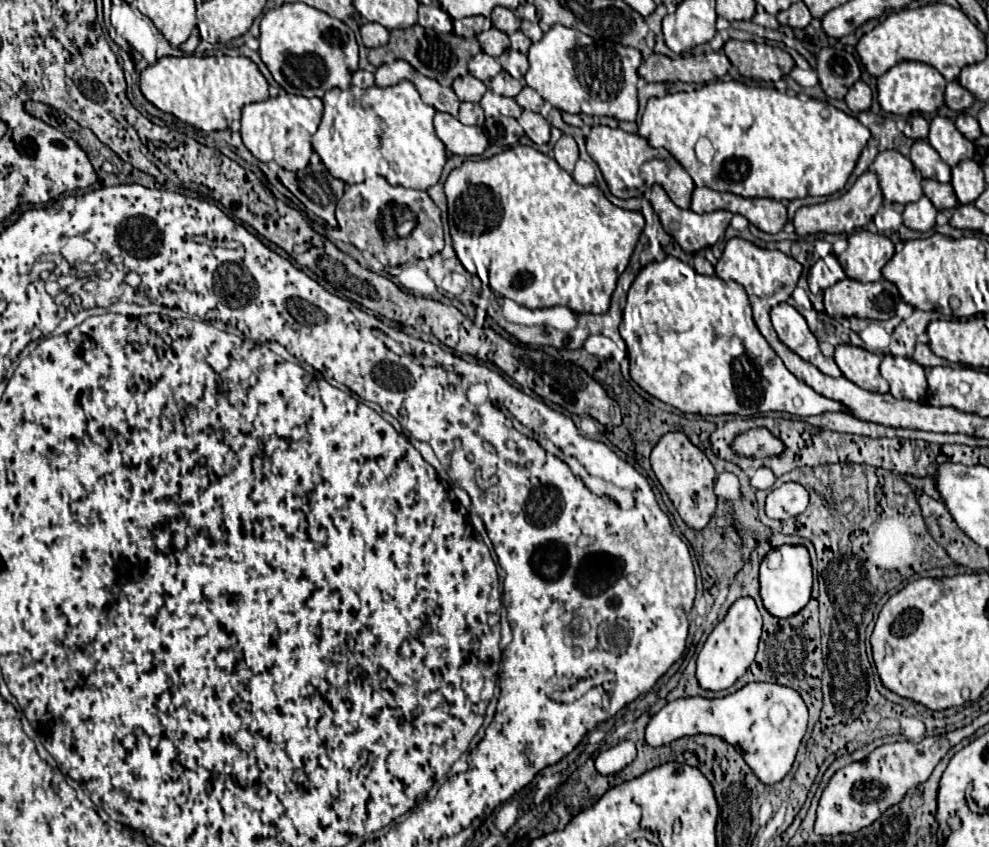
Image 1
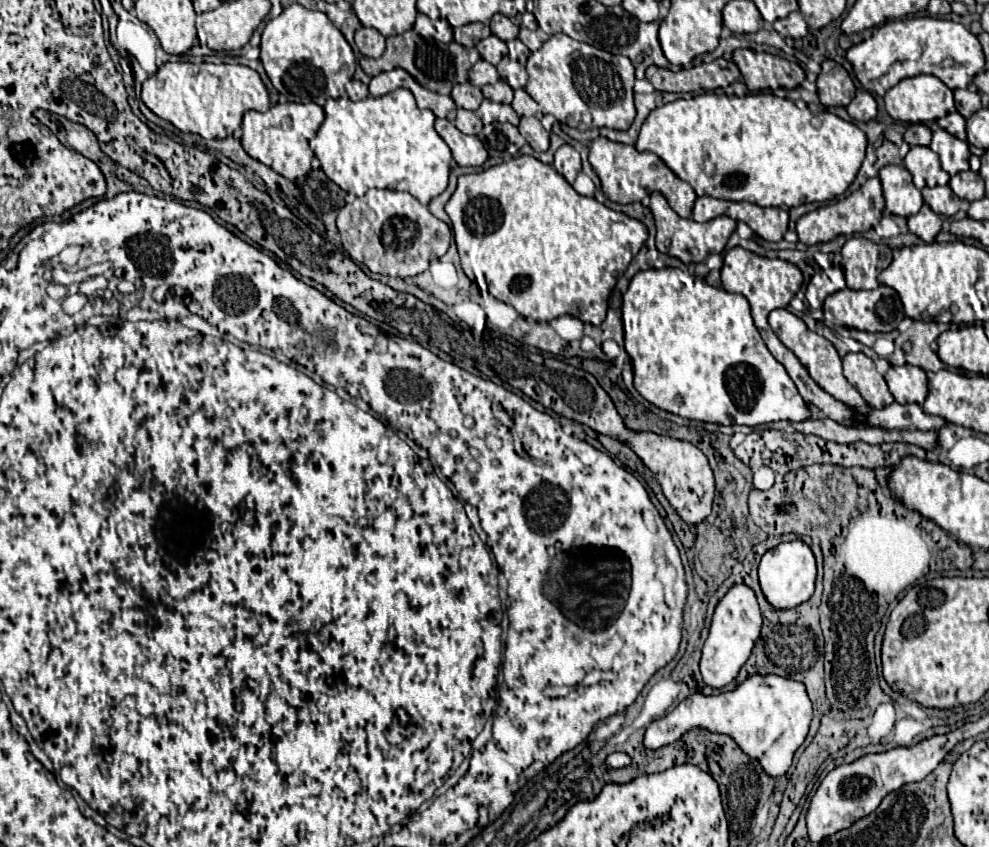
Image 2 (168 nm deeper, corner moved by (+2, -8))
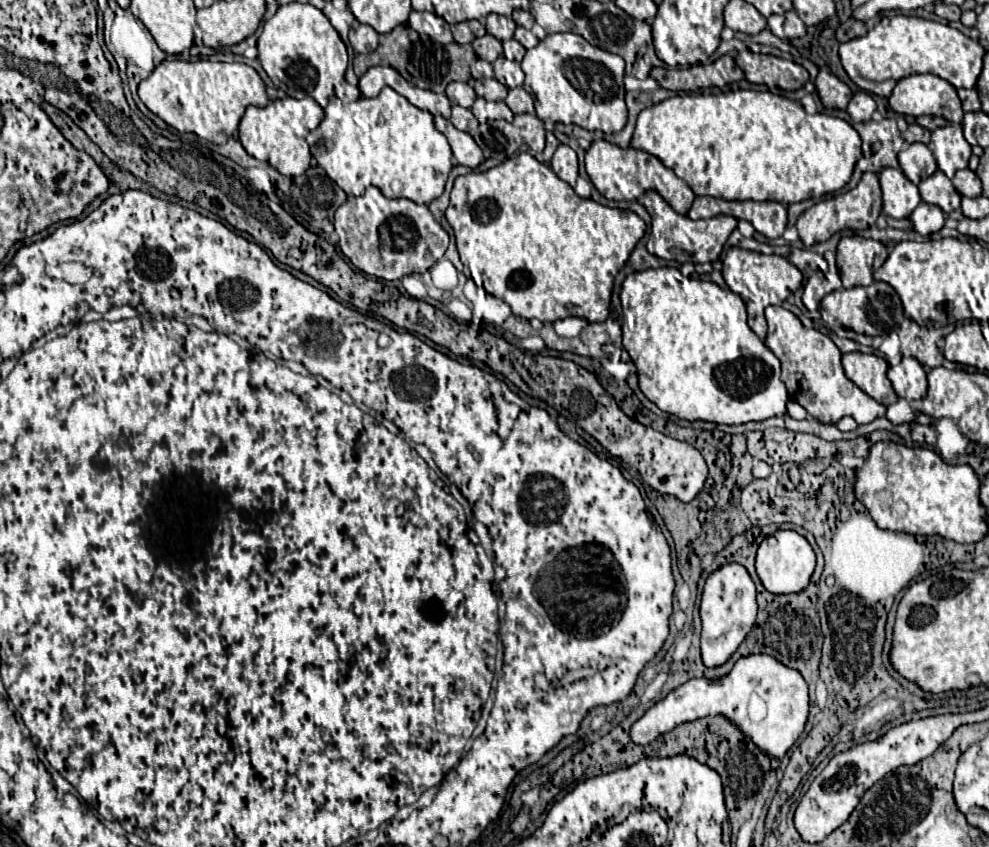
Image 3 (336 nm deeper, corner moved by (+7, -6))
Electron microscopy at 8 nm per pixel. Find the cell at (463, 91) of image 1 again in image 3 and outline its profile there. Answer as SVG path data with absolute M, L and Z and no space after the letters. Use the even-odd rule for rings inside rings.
M450 82L446 88L446 96L452 104L464 106L464 108L470 108L476 100L476 92L468 82Z

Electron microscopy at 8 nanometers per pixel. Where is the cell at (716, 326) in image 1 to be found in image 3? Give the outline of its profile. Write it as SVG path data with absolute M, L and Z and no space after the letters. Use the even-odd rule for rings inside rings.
M650 268L642 272L632 272L626 276L620 294L622 310L624 310L624 322L622 322L622 336L624 336L624 348L628 350L632 362L638 368L638 380L640 388L646 394L648 400L652 400L660 410L678 416L680 420L706 420L715 424L746 424L746 422L758 422L772 416L784 416L786 414L786 402L788 392L784 382L780 380L780 362L778 358L764 346L764 342L750 330L746 324L746 306L742 298L728 288L720 288L714 282L702 282L697 278L686 278L680 274L678 268Z

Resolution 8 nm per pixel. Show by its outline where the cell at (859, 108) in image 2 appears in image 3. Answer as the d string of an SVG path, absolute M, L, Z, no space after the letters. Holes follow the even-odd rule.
M858 92L852 96L846 112L854 122L866 122L872 118L872 112L876 110L876 102L868 92Z

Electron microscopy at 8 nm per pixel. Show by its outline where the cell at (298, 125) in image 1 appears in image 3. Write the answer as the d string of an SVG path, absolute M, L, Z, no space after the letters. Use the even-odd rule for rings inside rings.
M314 98L274 100L264 108L248 106L240 122L240 142L246 148L246 152L256 160L266 160L280 174L295 178L304 174L310 166L312 156L306 136L312 128L316 128L322 122L322 118L324 110Z

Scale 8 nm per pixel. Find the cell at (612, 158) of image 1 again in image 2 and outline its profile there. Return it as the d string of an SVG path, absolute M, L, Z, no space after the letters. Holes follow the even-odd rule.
M597 136L591 146L589 146L589 162L595 170L595 174L601 180L601 188L603 194L617 204L631 204L631 202L641 202L645 196L649 196L651 192L661 192L669 206L681 216L681 218L689 218L691 210L693 210L693 202L695 202L695 192L693 188L683 182L681 178L677 178L667 164L651 154L651 152L637 152L635 146L629 144L617 144L605 136Z

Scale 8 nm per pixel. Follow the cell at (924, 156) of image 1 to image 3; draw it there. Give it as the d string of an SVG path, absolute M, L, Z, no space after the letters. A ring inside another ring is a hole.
M908 144L906 148L900 150L898 162L900 162L900 168L906 174L906 178L914 184L932 176L938 170L936 160L926 144Z

